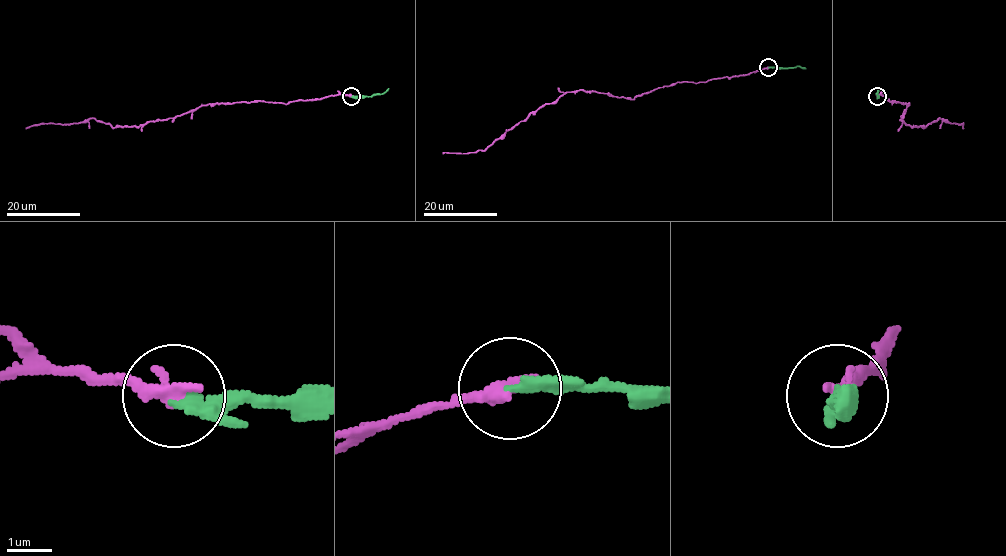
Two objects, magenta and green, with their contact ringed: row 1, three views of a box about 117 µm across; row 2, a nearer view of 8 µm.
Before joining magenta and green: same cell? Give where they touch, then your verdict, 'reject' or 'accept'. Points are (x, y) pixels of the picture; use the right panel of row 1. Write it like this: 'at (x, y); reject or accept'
at (877, 96); reject

